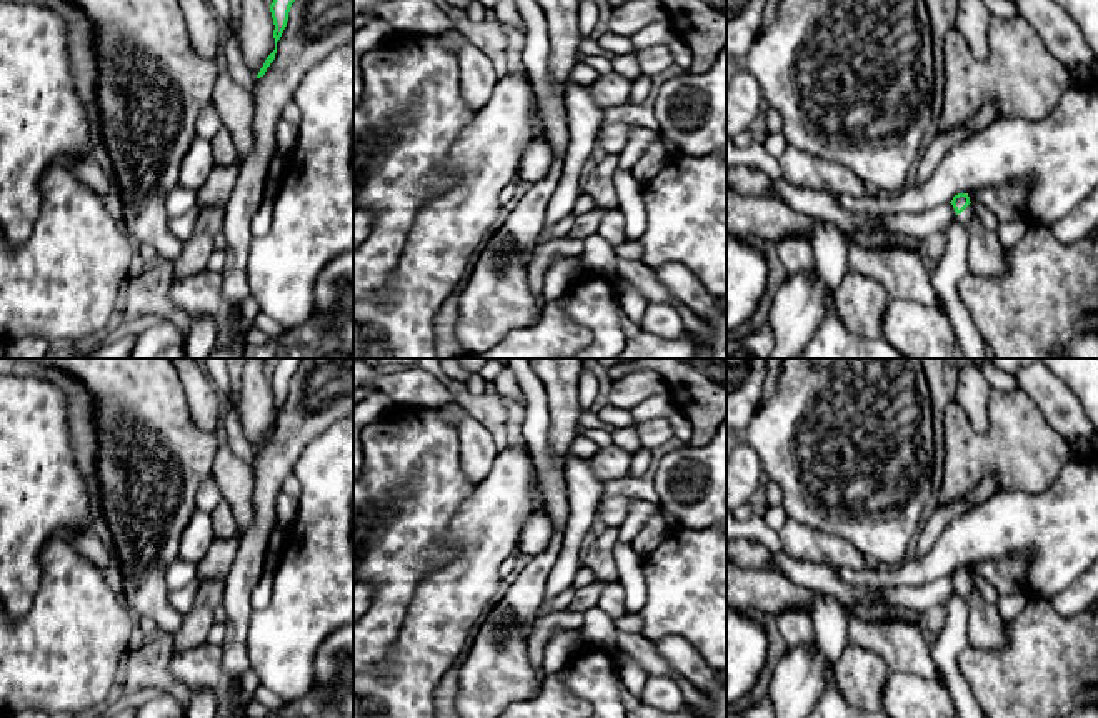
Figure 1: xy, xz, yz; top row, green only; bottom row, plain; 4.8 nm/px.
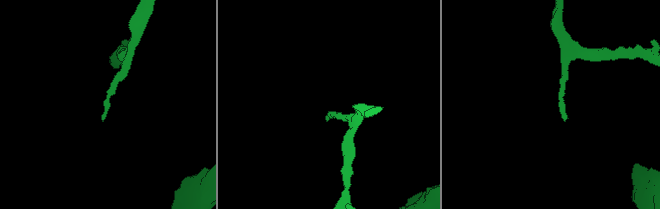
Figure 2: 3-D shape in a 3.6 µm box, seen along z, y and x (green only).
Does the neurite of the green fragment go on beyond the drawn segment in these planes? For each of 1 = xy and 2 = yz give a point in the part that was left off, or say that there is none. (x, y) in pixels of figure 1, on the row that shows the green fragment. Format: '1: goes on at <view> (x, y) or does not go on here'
1: does not go on here
2: goes on at yz (965, 217)

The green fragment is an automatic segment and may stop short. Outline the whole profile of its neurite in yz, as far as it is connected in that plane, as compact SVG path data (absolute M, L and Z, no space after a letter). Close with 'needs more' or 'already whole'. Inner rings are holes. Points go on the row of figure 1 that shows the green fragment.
M968 193L955 195L950 203L953 205L956 212L956 218L966 227L975 217L975 210L973 210Z; needs more

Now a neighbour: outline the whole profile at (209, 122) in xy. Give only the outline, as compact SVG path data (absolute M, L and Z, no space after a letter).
M212 102L200 112L197 118L197 137L212 140L212 137L222 128L222 120L212 105Z

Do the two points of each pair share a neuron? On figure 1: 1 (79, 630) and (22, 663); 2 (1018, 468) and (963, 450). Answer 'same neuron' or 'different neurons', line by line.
1: same neuron
2: same neuron

